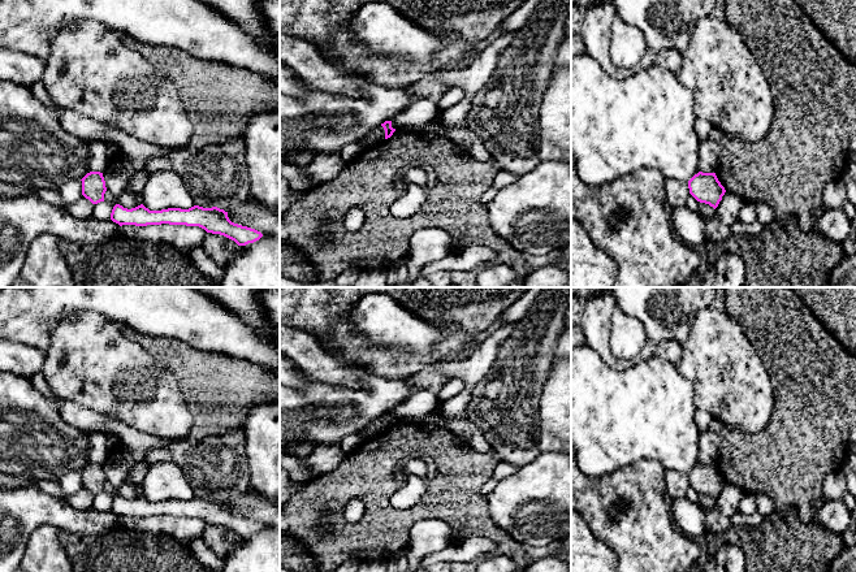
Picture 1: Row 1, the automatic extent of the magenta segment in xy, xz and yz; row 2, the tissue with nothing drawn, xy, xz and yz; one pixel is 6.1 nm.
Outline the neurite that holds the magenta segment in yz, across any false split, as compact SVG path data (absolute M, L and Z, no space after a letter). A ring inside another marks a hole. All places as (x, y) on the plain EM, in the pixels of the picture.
M699 463L688 472L689 485L700 494L718 498L726 481L718 472L716 464Z

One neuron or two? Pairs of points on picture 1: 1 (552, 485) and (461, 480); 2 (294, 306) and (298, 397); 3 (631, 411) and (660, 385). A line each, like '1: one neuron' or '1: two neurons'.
1: two neurons
2: two neurons
3: one neuron

